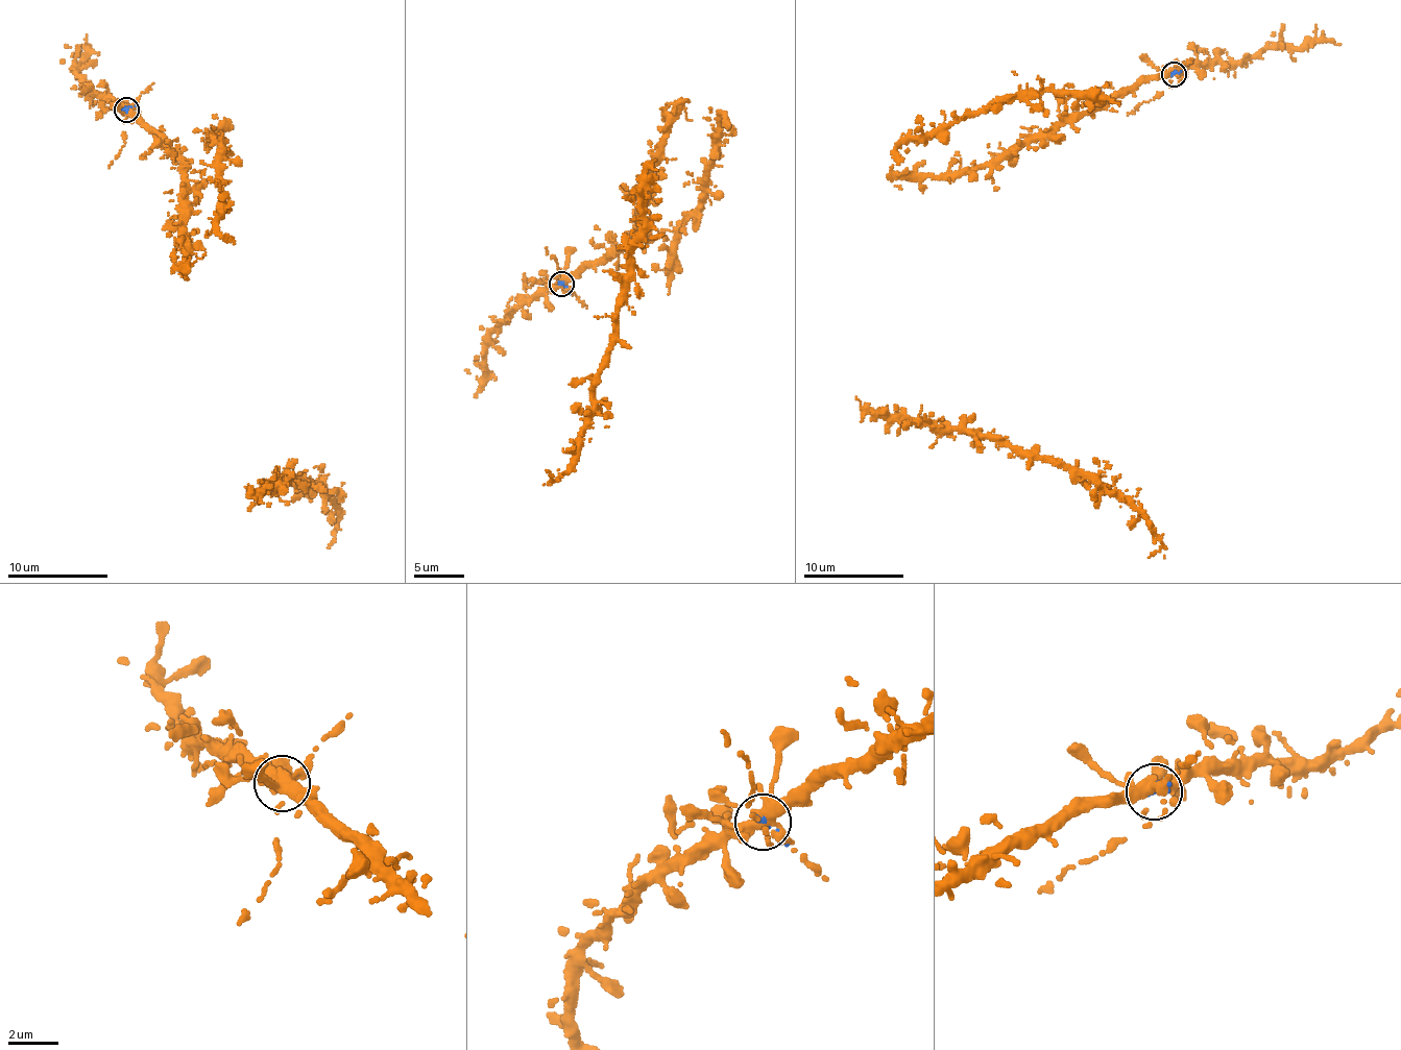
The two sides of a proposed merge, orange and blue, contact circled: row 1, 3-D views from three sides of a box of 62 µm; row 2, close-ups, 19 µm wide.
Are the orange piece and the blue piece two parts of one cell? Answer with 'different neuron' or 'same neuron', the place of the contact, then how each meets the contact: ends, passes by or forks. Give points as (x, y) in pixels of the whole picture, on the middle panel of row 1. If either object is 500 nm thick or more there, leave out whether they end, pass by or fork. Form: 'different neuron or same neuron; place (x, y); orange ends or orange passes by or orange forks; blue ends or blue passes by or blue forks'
same neuron; place (561, 284); orange forks; blue ends

